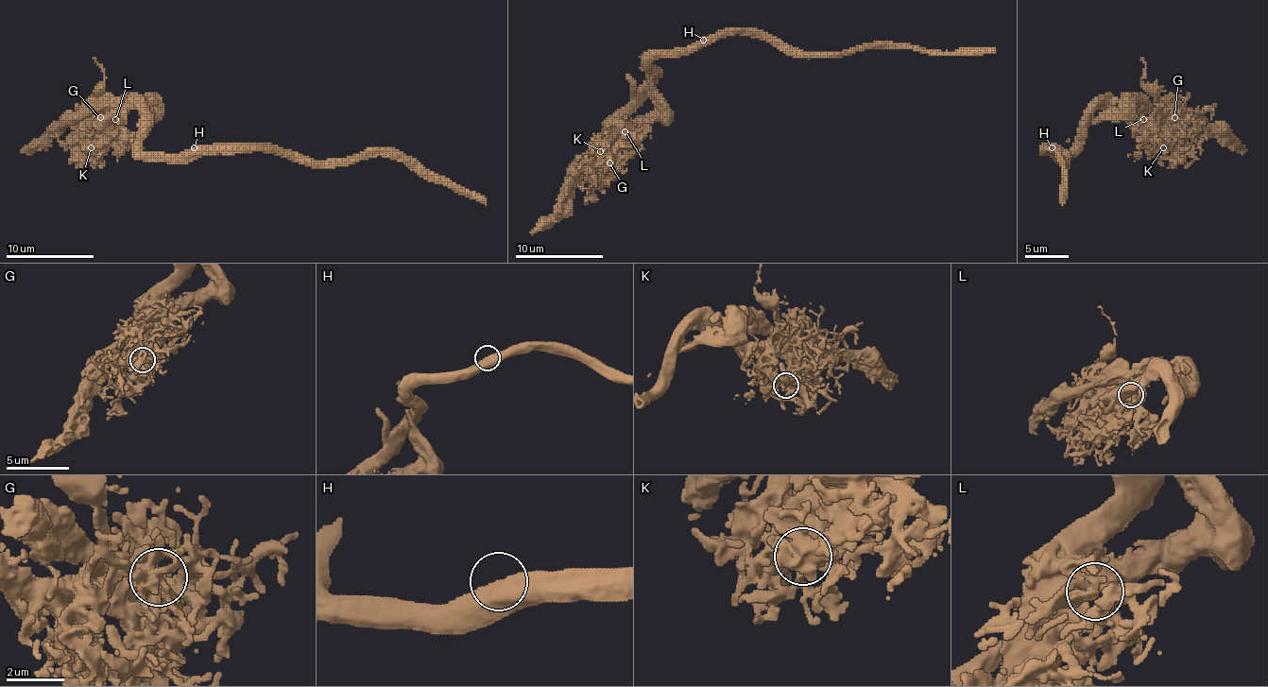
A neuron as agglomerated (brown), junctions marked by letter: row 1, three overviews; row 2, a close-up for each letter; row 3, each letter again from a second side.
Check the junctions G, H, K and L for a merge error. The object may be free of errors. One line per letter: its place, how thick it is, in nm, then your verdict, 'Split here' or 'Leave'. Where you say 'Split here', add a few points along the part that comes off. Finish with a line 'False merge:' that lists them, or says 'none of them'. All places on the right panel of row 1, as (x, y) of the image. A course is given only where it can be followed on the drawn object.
G: Place: (1174, 117). Thickness 550 nm. Leave
H: Place: (1052, 147). Thickness 550 nm. Leave
K: Place: (1163, 147). Thickness 280 nm. Leave
L: Place: (1143, 119). Thickness 340 nm. Split here. Course of the part to remove: (1143, 119), (1143, 112), (1152, 111), (1176, 119), (1213, 124), (1244, 152)
False merge: L

